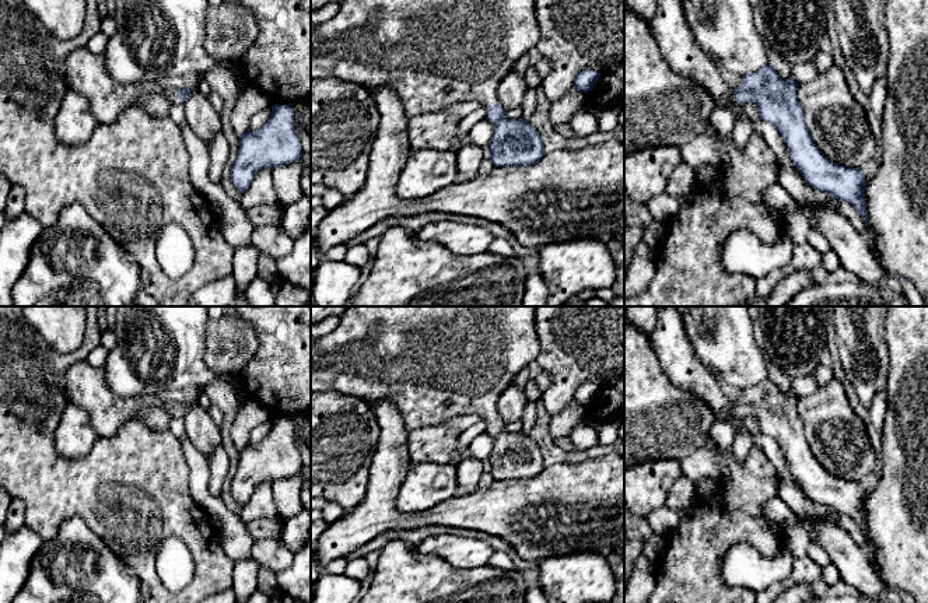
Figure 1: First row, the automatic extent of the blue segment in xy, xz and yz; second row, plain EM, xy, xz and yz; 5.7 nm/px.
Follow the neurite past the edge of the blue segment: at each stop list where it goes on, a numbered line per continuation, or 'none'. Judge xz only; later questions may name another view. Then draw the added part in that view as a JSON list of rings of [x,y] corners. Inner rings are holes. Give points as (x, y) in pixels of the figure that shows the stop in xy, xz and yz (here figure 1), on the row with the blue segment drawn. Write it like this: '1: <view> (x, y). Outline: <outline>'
1: xz (431, 53). Outline: [[[342,0],[339,13],[321,25],[311,25],[311,80],[337,77],[368,90],[389,87],[399,98],[409,120],[435,113],[452,104],[476,101],[481,106],[498,102],[497,85],[514,69],[515,63],[536,48],[540,31],[536,21],[536,0]]]

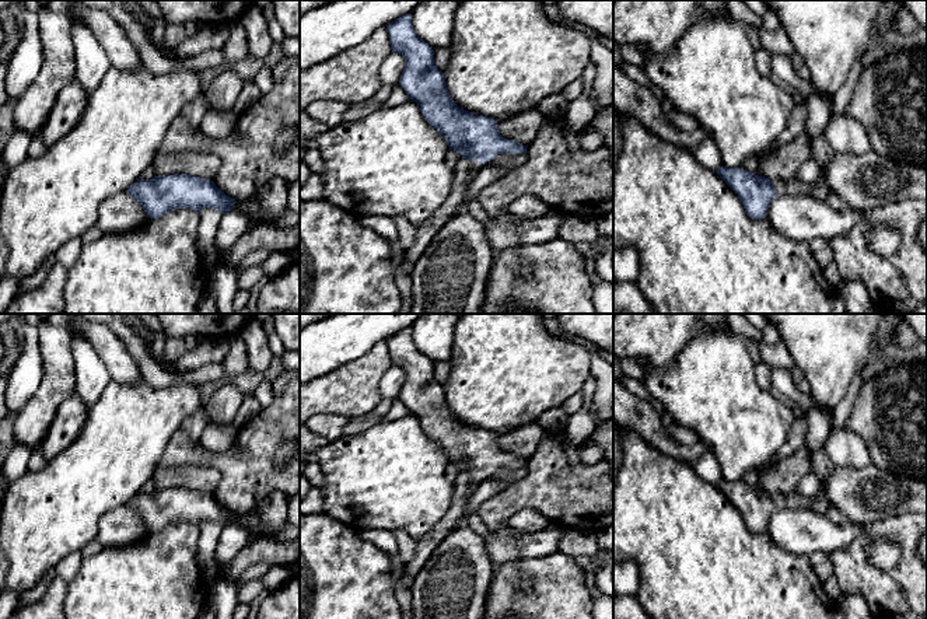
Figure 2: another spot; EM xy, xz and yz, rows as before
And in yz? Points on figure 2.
1: yz (793, 186). Outline: [[[776,178],[773,181],[776,195],[812,196],[819,200],[828,200],[830,188],[828,185],[804,183],[795,178]]]

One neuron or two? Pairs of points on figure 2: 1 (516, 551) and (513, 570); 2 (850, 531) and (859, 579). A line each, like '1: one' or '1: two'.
1: two
2: two

